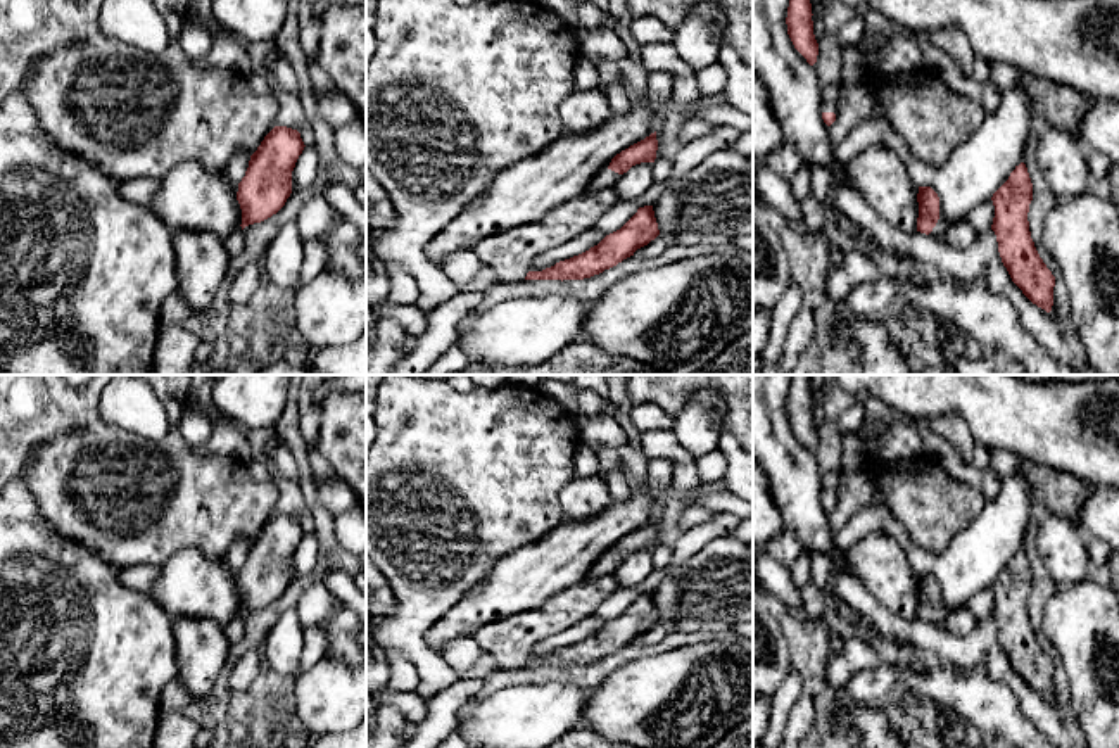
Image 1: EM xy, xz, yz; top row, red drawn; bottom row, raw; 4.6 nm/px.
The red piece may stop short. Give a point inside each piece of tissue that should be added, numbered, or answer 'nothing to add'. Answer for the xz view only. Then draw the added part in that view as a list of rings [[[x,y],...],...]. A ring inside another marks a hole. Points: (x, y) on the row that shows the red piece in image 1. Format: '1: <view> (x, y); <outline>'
1: xz (606, 178); [[[603,169],[599,171],[587,185],[587,188],[584,190],[584,193],[594,192],[594,190],[601,190],[601,188],[611,188],[616,180],[620,178],[618,173],[611,171],[611,169]]]

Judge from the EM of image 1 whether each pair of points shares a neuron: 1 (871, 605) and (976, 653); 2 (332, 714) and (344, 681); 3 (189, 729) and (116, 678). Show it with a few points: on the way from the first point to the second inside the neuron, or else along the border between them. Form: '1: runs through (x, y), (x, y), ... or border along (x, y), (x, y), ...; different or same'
1: runs through (897, 627), (917, 631), (950, 648); same
2: runs through (332, 705), (335, 690); same
3: border along (161, 712), (156, 729); different

